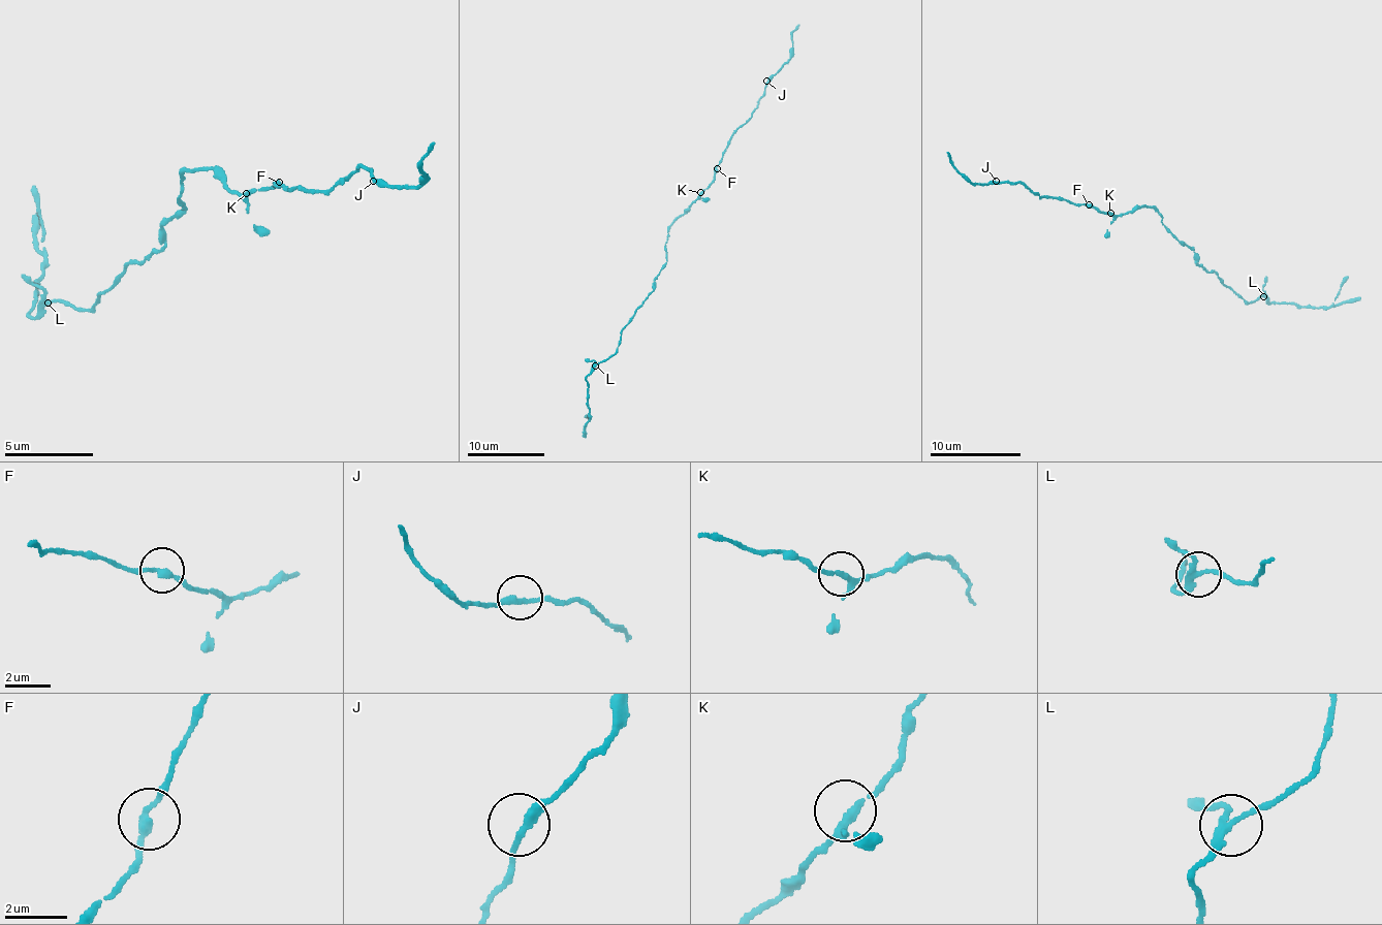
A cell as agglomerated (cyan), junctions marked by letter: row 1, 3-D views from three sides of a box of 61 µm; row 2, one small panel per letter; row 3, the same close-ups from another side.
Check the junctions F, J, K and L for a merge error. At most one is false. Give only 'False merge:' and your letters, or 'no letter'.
False merge: L

